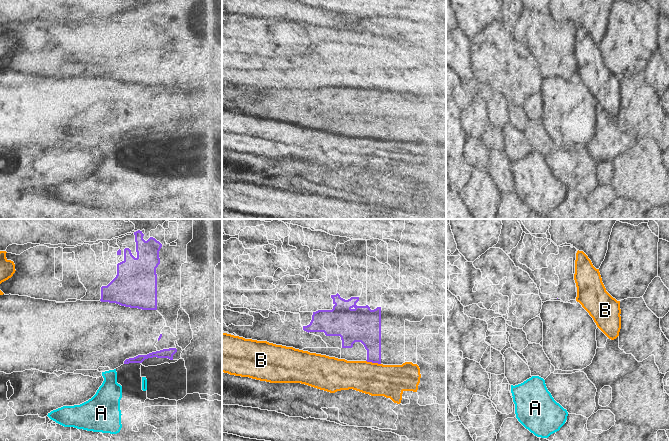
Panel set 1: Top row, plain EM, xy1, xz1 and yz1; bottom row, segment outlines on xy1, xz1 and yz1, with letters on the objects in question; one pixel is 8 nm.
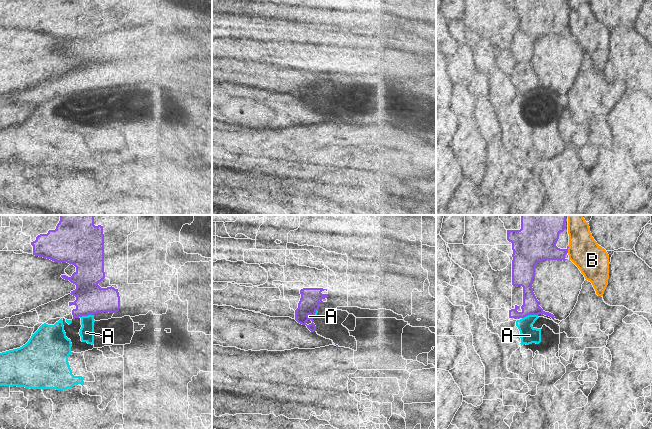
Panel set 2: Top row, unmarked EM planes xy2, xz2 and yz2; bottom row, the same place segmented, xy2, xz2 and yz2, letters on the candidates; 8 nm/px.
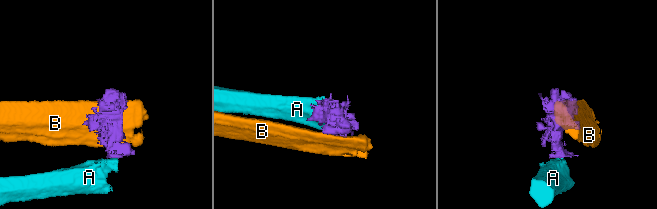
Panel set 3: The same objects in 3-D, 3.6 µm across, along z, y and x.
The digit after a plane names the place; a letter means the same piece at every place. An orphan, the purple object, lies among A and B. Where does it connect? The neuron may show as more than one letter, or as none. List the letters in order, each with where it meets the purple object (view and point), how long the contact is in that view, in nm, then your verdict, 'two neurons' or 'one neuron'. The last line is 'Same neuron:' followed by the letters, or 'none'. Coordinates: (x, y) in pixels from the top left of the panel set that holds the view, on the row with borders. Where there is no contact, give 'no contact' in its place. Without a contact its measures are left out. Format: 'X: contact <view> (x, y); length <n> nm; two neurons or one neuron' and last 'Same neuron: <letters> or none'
A: contact yz2 (529, 314); length 130 nm; two neurons
B: contact xz1 (373, 362); length 120 nm; two neurons
Same neuron: none

